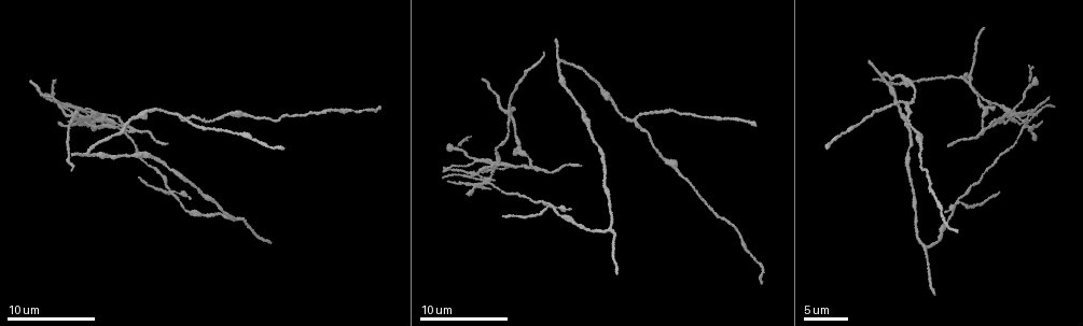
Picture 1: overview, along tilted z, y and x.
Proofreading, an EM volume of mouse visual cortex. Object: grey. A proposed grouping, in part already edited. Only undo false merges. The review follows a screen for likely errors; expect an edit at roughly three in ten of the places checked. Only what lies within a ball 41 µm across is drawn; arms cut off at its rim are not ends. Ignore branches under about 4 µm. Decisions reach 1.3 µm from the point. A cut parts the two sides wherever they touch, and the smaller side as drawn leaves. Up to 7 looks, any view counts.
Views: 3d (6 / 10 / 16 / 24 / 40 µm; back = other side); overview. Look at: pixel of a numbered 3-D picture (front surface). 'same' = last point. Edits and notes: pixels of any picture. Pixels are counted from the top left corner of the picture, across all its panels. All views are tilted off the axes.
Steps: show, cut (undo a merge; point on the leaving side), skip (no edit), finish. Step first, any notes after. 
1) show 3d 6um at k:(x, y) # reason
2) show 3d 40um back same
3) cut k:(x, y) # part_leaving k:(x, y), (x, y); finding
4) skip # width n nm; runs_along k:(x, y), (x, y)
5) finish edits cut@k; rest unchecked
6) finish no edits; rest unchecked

show 3d 6um at 1:(171, 190) # arms run side by side

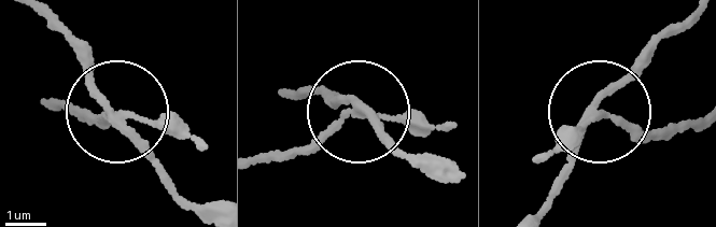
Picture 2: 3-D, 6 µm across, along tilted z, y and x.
show 3d 6um back at 2:(348, 114)

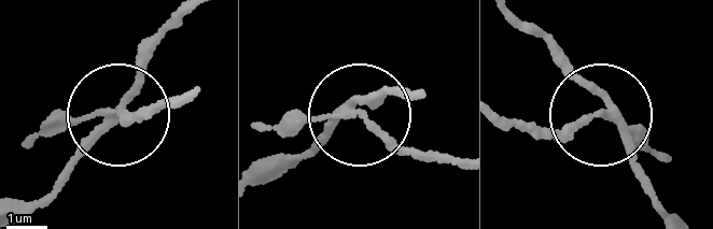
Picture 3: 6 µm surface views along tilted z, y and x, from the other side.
cut 3:(128, 125) # arms 4; part_leaving 3:(602, 114), (560, 126), (504, 122); two neurons meet here

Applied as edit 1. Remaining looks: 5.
show 3d 6um at 1:(610, 228)

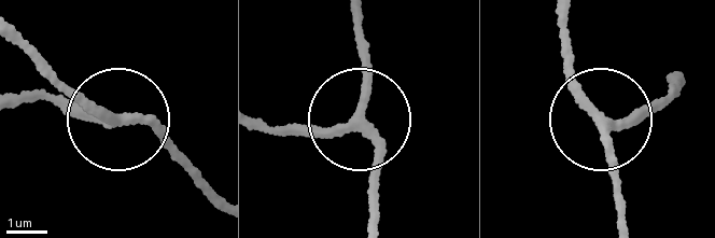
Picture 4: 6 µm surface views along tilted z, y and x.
skip # arms 3; runs_along 4:(16, 45), (66, 94), (144, 124), (195, 164); one neuron here

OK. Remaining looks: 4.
show 3d 16um at 1:(906, 103)

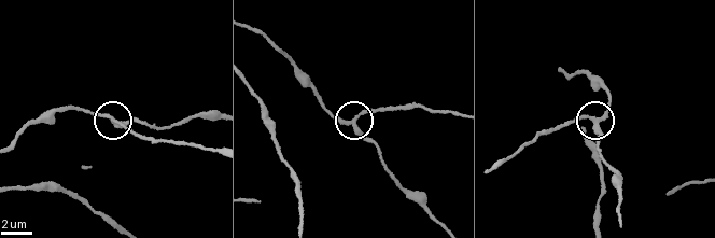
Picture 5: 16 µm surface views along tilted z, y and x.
skip # arms 3; runs_along 5:(251, 28), (288, 58), (328, 113), (349, 122), (386, 107); continuous, no second neuron

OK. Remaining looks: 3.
finish edits cut@3; rest unchecked

